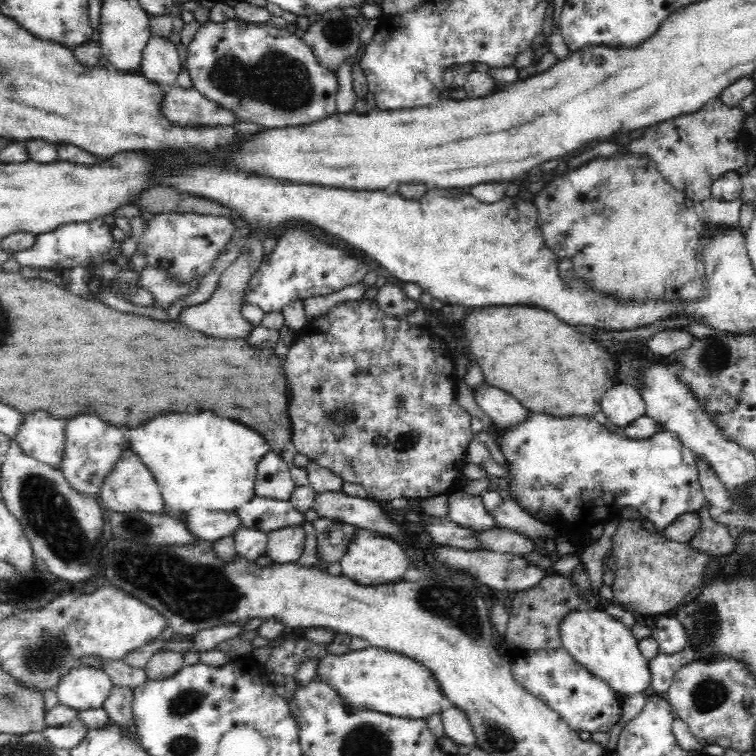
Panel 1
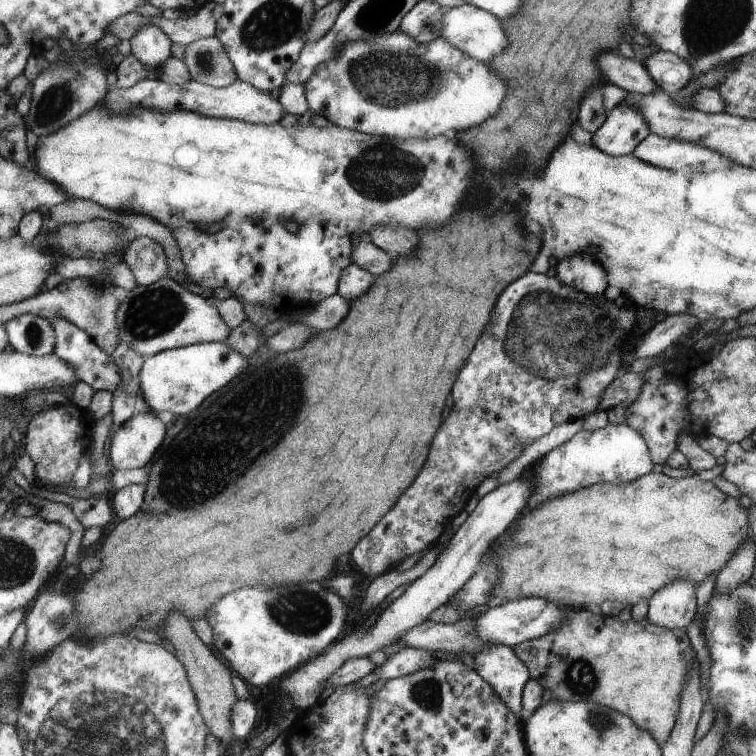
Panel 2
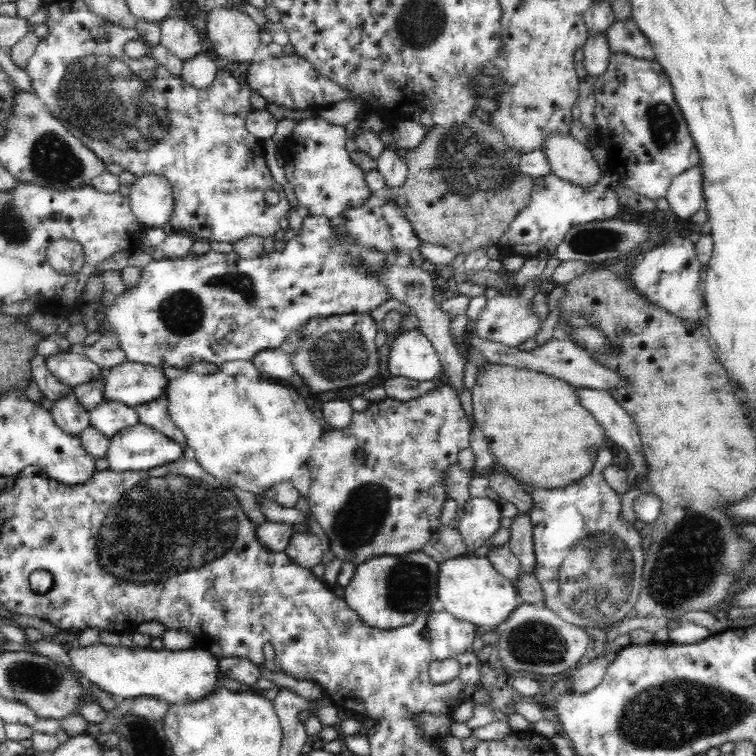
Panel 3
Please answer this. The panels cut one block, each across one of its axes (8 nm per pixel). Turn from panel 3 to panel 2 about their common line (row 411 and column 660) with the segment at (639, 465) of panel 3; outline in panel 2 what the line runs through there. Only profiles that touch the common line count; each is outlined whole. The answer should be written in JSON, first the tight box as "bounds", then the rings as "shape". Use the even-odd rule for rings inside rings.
{"bounds":[646,580,697,629],"shape":[[[675,580],[665,584],[648,600],[646,619],[649,624],[684,629],[697,613],[696,588],[693,582]]]}

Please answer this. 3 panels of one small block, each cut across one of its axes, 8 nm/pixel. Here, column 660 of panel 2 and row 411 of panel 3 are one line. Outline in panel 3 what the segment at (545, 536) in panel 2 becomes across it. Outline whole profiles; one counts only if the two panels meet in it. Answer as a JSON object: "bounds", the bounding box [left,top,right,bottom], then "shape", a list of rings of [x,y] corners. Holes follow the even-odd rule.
{"bounds":[471,363,610,490],"shape":[[[491,363],[478,370],[476,384],[471,393],[473,418],[484,434],[489,450],[497,458],[497,463],[505,472],[520,484],[533,486],[534,489],[552,490],[568,486],[592,472],[598,451],[610,447],[603,426],[579,401],[575,387],[566,381],[528,370],[527,367],[513,367],[507,364]]]}

